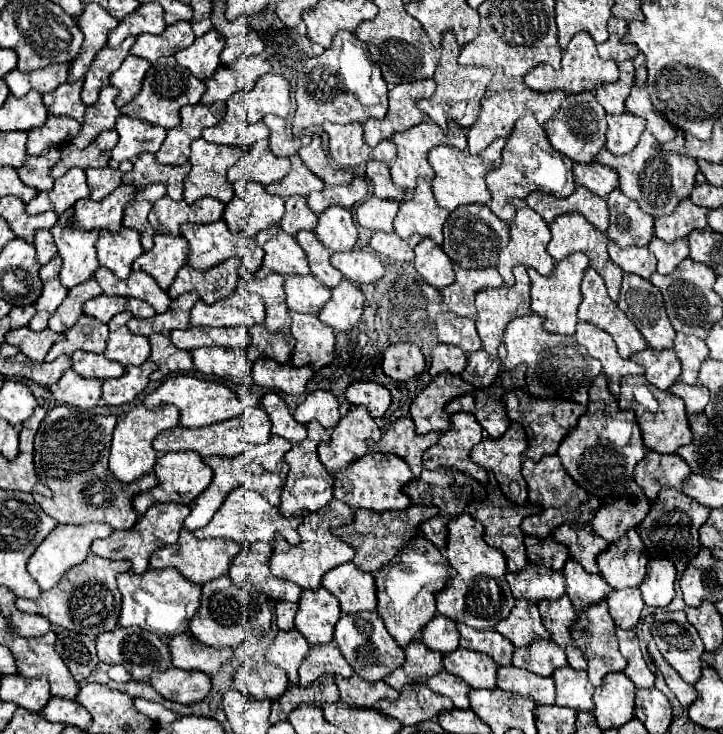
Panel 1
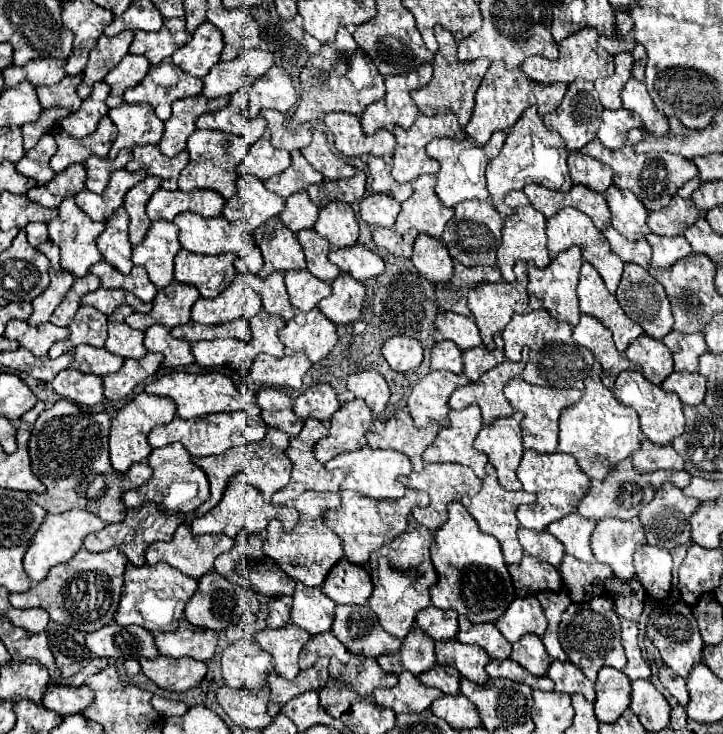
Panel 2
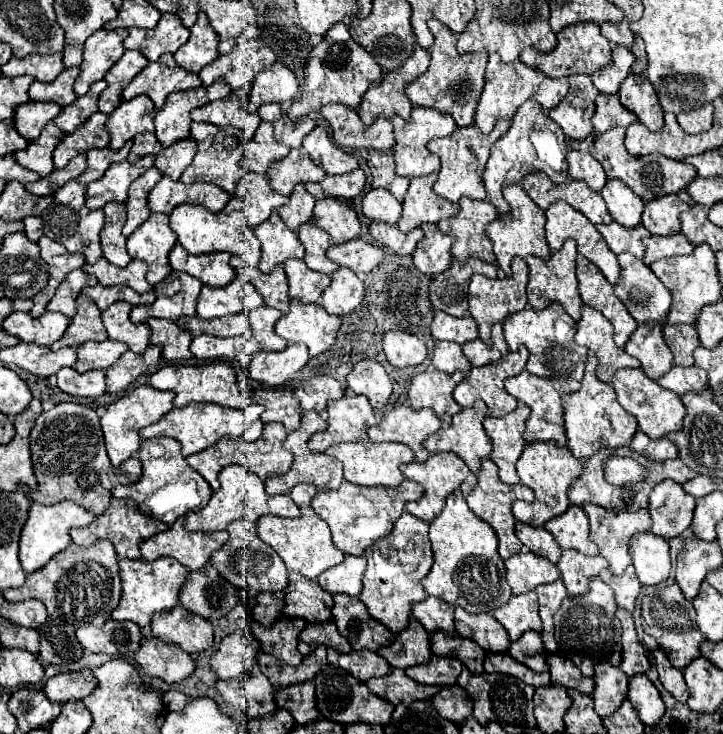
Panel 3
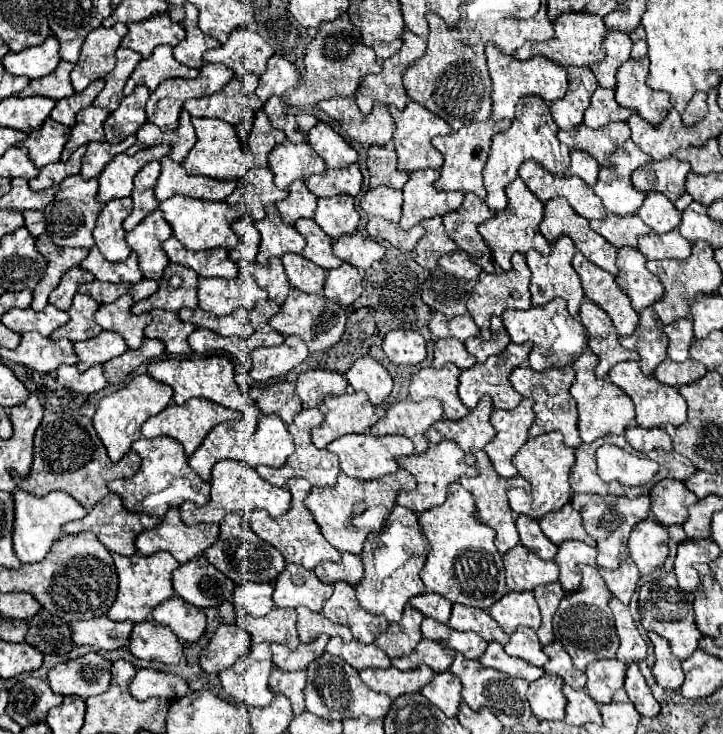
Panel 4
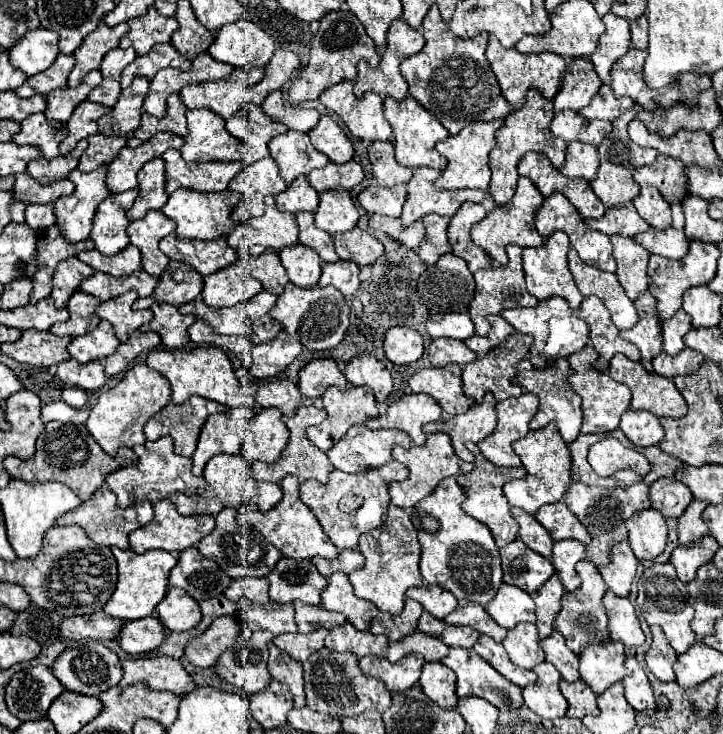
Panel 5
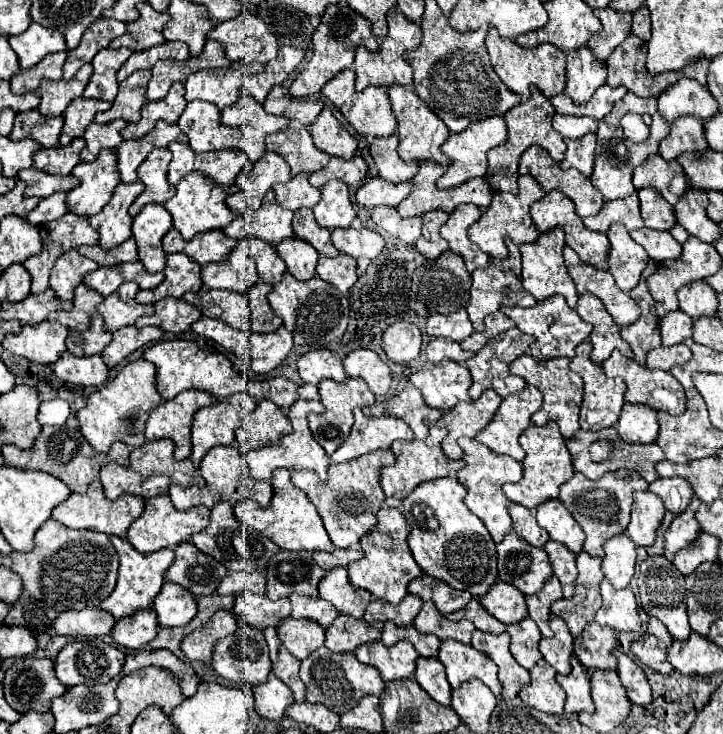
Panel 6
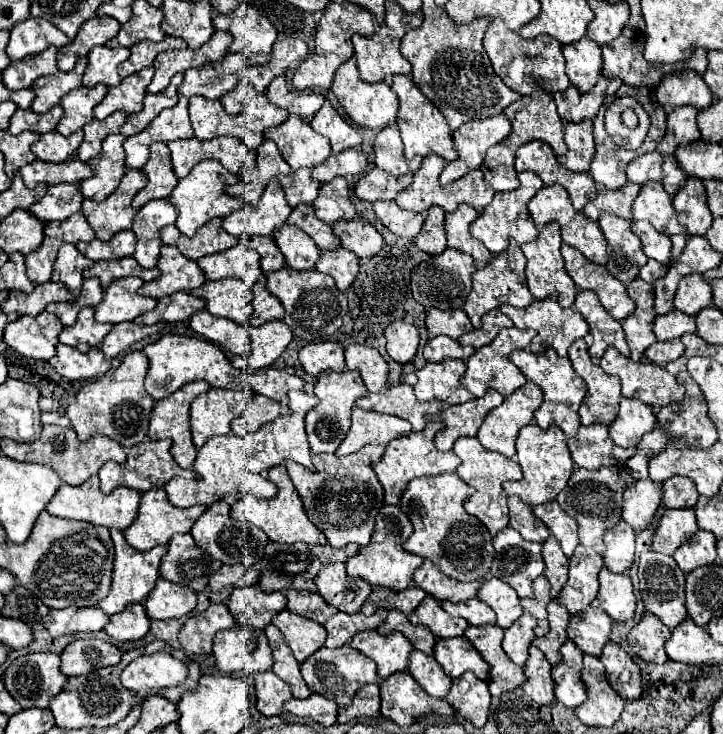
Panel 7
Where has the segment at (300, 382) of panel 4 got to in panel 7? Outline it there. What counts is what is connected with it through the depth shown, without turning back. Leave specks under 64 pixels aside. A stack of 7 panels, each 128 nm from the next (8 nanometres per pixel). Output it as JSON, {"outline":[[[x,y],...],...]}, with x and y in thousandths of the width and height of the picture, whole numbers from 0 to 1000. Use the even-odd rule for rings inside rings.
{"outline":[[[467,466],[423,469],[412,485],[415,485],[420,504],[432,512],[440,512],[443,507],[451,507],[451,504],[473,507],[479,501],[476,474]]]}

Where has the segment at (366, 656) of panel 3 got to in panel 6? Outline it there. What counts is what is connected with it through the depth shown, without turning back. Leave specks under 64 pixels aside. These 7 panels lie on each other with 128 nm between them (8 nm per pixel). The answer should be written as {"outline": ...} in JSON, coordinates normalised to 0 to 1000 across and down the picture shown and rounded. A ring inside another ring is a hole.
{"outline":[[[470,837],[451,856],[451,883],[459,886],[459,888],[487,888],[506,875],[526,872],[528,856],[531,856],[528,847],[509,850],[501,842],[492,845],[487,839]]]}

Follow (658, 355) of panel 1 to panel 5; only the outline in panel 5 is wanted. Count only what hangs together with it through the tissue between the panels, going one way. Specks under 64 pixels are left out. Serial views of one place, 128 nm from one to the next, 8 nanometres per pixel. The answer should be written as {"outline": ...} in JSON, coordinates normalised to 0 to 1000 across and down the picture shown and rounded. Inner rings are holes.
{"outline":[[[891,398],[880,406],[877,414],[880,414],[885,436],[871,450],[860,450],[858,458],[882,471],[888,482],[885,488],[888,499],[896,507],[905,507],[902,488],[916,480],[916,444],[913,444],[913,433],[907,425],[907,409],[899,403],[899,398]]]}

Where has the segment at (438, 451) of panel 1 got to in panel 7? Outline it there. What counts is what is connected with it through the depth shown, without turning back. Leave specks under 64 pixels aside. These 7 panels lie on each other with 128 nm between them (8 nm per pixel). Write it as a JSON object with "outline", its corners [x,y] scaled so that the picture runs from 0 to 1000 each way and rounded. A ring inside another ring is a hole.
{"outline":[[[675,531],[667,542],[656,542],[650,548],[631,550],[631,553],[617,553],[609,561],[609,572],[614,580],[600,597],[603,610],[609,616],[620,616],[620,613],[625,613],[628,602],[636,594],[658,594],[672,564],[680,556],[692,553],[694,545],[697,545],[697,540],[692,534]]]}

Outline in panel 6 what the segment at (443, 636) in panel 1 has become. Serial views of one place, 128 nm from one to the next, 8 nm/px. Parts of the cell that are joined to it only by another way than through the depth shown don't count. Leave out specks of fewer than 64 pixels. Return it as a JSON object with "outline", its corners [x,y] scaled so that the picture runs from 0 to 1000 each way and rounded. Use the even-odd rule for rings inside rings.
{"outline":[[[581,785],[581,787],[570,790],[564,804],[570,809],[581,812],[584,817],[598,817],[611,837],[631,834],[631,831],[642,828],[653,817],[653,809],[631,807],[625,798],[614,796],[611,790],[598,787],[598,785]]]}

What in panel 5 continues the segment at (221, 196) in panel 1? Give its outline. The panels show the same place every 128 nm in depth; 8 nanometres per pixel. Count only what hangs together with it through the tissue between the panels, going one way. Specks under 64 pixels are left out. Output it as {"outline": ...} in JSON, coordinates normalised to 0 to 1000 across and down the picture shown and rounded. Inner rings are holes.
{"outline":[[[271,147],[271,150],[260,150],[257,153],[257,166],[260,166],[260,185],[257,185],[257,196],[252,199],[252,215],[257,221],[318,221],[331,219],[339,228],[373,213],[371,193],[357,185],[349,177],[347,191],[332,191],[326,185],[318,185],[315,177],[310,174],[310,166],[304,166],[307,158],[302,158],[299,153],[288,150],[288,147]]]}

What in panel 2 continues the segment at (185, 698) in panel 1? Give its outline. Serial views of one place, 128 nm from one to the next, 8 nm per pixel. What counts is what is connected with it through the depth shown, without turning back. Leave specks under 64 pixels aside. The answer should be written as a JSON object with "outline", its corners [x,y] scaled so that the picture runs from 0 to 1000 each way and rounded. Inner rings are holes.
{"outline":[[[216,894],[216,899],[194,899],[196,916],[221,937],[238,943],[254,943],[274,935],[285,921],[285,905],[274,899],[238,899]]]}

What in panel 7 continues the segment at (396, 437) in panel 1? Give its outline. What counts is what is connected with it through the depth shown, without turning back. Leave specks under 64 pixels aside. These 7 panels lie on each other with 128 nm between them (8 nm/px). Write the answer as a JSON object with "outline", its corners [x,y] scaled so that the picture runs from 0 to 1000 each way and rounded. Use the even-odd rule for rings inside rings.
{"outline":[[[564,523],[531,529],[531,534],[526,537],[510,534],[509,538],[492,546],[492,553],[503,559],[534,561],[534,564],[559,569],[570,578],[573,586],[586,586],[589,564],[606,564],[611,556],[609,548],[578,548],[570,526]],[[520,538],[523,538],[523,548],[517,544]]]}

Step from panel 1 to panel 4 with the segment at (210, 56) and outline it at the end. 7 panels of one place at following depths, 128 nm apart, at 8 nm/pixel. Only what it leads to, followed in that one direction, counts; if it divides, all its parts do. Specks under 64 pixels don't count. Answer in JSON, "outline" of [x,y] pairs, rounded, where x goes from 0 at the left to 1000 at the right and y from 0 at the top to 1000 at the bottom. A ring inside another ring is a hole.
{"outline":[[[254,3],[254,16],[257,25],[252,30],[254,41],[257,41],[257,52],[241,63],[241,79],[252,87],[257,87],[260,93],[277,93],[279,90],[279,74],[290,65],[304,63],[304,57],[282,44],[277,44],[274,38],[274,14],[268,5]]]}

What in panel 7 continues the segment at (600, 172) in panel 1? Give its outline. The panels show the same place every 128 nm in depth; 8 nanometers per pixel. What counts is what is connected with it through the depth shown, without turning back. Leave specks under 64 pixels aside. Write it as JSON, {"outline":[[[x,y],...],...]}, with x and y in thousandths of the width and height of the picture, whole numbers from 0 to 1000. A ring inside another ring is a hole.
{"outline":[[[819,163],[783,169],[780,193],[786,199],[786,207],[780,213],[772,213],[772,221],[791,234],[813,234],[822,213]]]}

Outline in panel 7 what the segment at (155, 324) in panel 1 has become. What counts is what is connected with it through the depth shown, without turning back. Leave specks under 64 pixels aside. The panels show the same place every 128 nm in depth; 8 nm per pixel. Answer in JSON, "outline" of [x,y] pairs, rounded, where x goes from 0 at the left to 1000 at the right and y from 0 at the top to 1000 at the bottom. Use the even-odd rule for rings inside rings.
{"outline":[[[224,335],[216,365],[224,371],[221,379],[199,384],[191,395],[194,403],[207,403],[219,409],[249,395],[260,398],[277,392],[285,384],[285,376],[282,371],[277,371],[277,362],[268,354],[252,349],[243,335]]]}

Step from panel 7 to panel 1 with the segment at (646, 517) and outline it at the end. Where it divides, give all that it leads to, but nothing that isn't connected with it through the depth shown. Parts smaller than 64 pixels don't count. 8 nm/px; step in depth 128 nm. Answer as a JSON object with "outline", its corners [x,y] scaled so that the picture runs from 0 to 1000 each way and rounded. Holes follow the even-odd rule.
{"outline":[[[907,760],[896,763],[893,787],[891,796],[885,796],[891,820],[896,826],[924,826],[932,815],[932,790],[935,790],[935,774],[924,760]]]}

